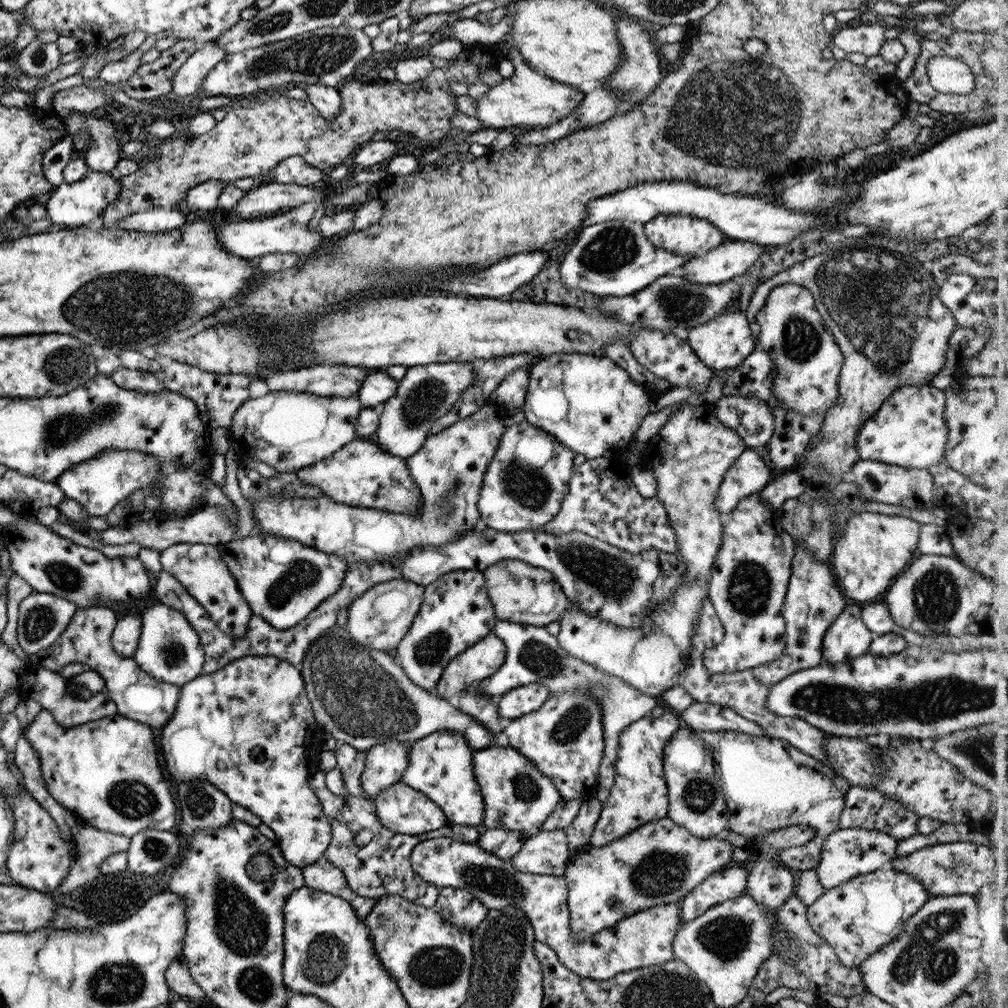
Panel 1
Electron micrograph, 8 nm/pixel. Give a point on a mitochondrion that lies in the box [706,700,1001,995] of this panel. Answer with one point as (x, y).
(929, 956)

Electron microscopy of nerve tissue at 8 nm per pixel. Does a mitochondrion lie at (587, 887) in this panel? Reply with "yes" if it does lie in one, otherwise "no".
no

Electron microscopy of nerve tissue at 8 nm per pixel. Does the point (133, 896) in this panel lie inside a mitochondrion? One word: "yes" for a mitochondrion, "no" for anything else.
no

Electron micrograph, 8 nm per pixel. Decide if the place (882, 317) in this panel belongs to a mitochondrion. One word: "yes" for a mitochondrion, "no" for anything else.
yes

